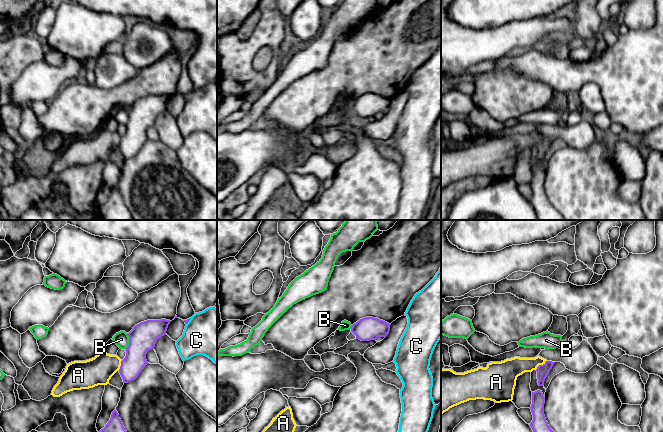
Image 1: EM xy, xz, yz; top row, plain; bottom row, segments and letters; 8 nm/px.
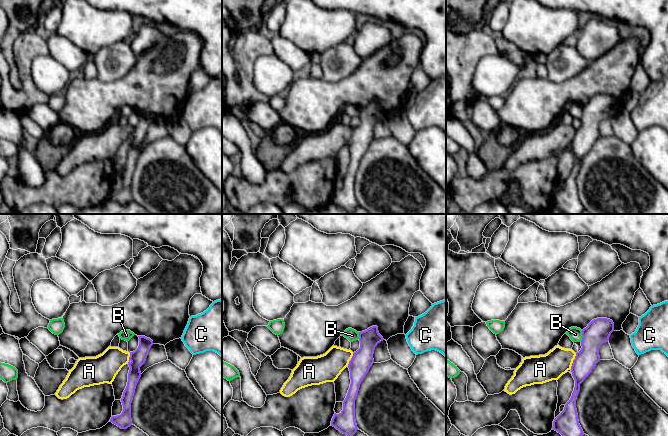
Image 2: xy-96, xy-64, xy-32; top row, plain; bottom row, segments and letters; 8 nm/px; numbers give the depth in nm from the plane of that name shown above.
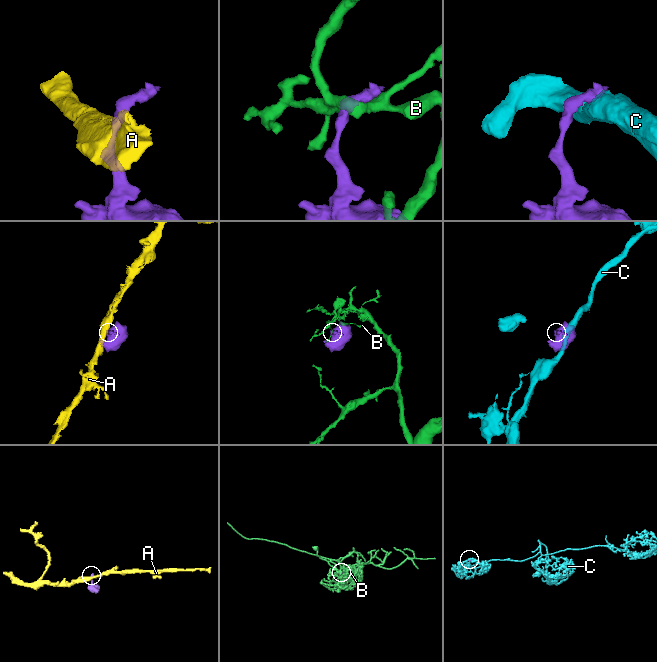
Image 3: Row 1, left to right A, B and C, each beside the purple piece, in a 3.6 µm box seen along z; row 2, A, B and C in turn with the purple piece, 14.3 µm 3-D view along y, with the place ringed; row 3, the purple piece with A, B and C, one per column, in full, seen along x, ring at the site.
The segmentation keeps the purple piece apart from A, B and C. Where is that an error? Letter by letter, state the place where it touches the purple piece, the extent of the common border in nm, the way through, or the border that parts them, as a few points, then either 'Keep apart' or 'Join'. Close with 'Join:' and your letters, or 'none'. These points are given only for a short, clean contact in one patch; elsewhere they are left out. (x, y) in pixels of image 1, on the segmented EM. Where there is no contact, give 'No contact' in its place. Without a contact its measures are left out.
A: Touches purple at yz (540, 365). Shared border 120 nm. Boundary: yz (546, 360), (535, 369). Keep apart
B: Touches purple at xy (129, 341). Shared border 130 nm. Boundary: xy (128, 333), (128, 345), (125, 348). Keep apart
C: Touches purple at xy (188, 321). Shared border 70 nm. Boundary: xy (190, 318), (186, 324). Keep apart
Join: none

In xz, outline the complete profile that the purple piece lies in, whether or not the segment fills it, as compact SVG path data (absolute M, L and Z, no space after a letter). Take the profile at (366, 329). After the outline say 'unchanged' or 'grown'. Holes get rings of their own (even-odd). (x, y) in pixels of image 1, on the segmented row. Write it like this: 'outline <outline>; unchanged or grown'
outline M365 317L354 323L351 332L361 341L376 340L386 337L390 331L389 323L373 317Z; unchanged

